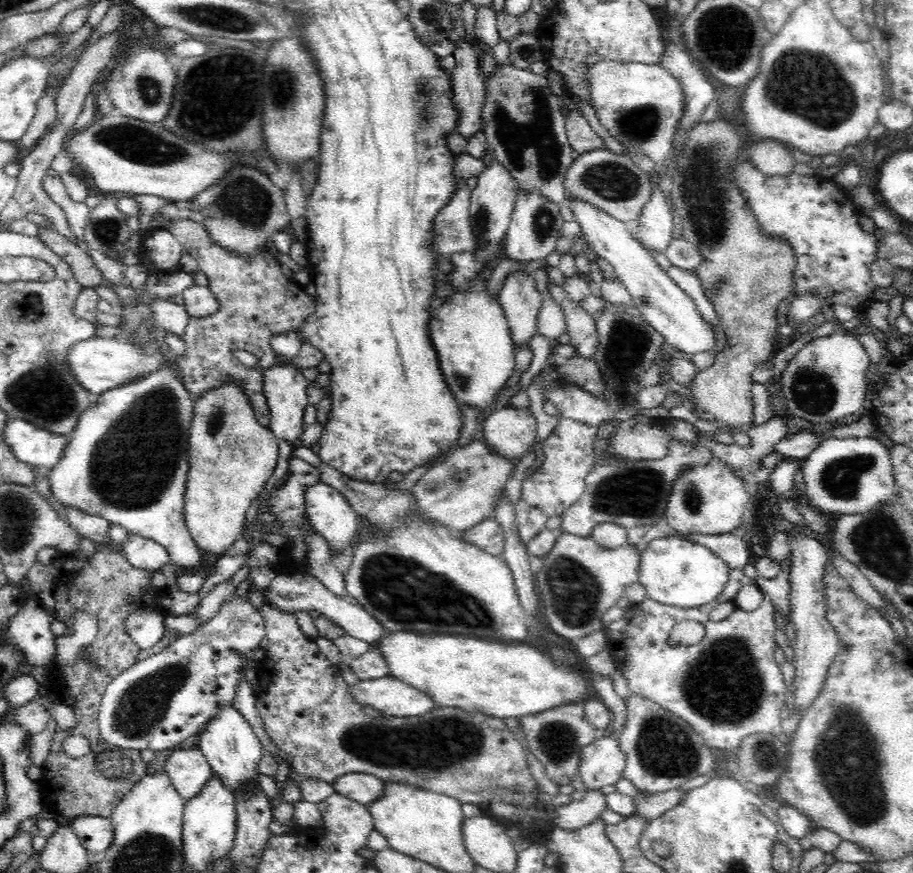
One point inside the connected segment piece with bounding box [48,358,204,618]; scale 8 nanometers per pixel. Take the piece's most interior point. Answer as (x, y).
(127, 461)

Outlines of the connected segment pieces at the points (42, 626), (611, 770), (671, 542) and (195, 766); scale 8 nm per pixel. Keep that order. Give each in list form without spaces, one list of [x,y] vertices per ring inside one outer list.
[[[33,597],[28,598],[23,603],[22,609],[8,622],[6,640],[14,642],[22,650],[25,657],[25,669],[35,666],[50,667],[54,656],[56,656],[56,636],[51,631],[51,624],[54,619],[40,605],[40,601]]]
[[[605,731],[582,750],[578,778],[590,791],[601,789],[615,785],[623,777],[625,766],[626,755],[617,740]]]
[[[673,533],[653,539],[646,545],[640,555],[637,581],[646,589],[647,598],[676,608],[702,608],[702,605],[716,600],[725,589],[731,571],[724,560],[716,556],[710,548],[690,542],[685,538],[679,538]]]
[[[198,747],[190,750],[176,749],[169,754],[163,770],[168,773],[176,791],[185,801],[193,799],[212,776],[210,763]]]

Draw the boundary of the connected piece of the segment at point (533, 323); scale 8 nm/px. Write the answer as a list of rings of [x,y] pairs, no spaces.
[[[511,273],[498,293],[515,348],[522,348],[537,333],[537,314],[542,302],[534,274]]]

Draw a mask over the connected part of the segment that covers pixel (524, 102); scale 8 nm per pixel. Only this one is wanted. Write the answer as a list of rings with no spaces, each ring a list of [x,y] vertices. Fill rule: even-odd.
[[[512,63],[496,64],[494,73],[486,78],[485,84],[485,105],[481,112],[485,127],[481,132],[487,137],[488,149],[493,150],[497,162],[512,174],[520,191],[538,191],[554,204],[565,203],[565,177],[574,160],[571,158],[572,146],[568,141],[565,115],[561,112],[562,97],[550,89],[546,74],[536,74],[529,68],[516,68]]]

